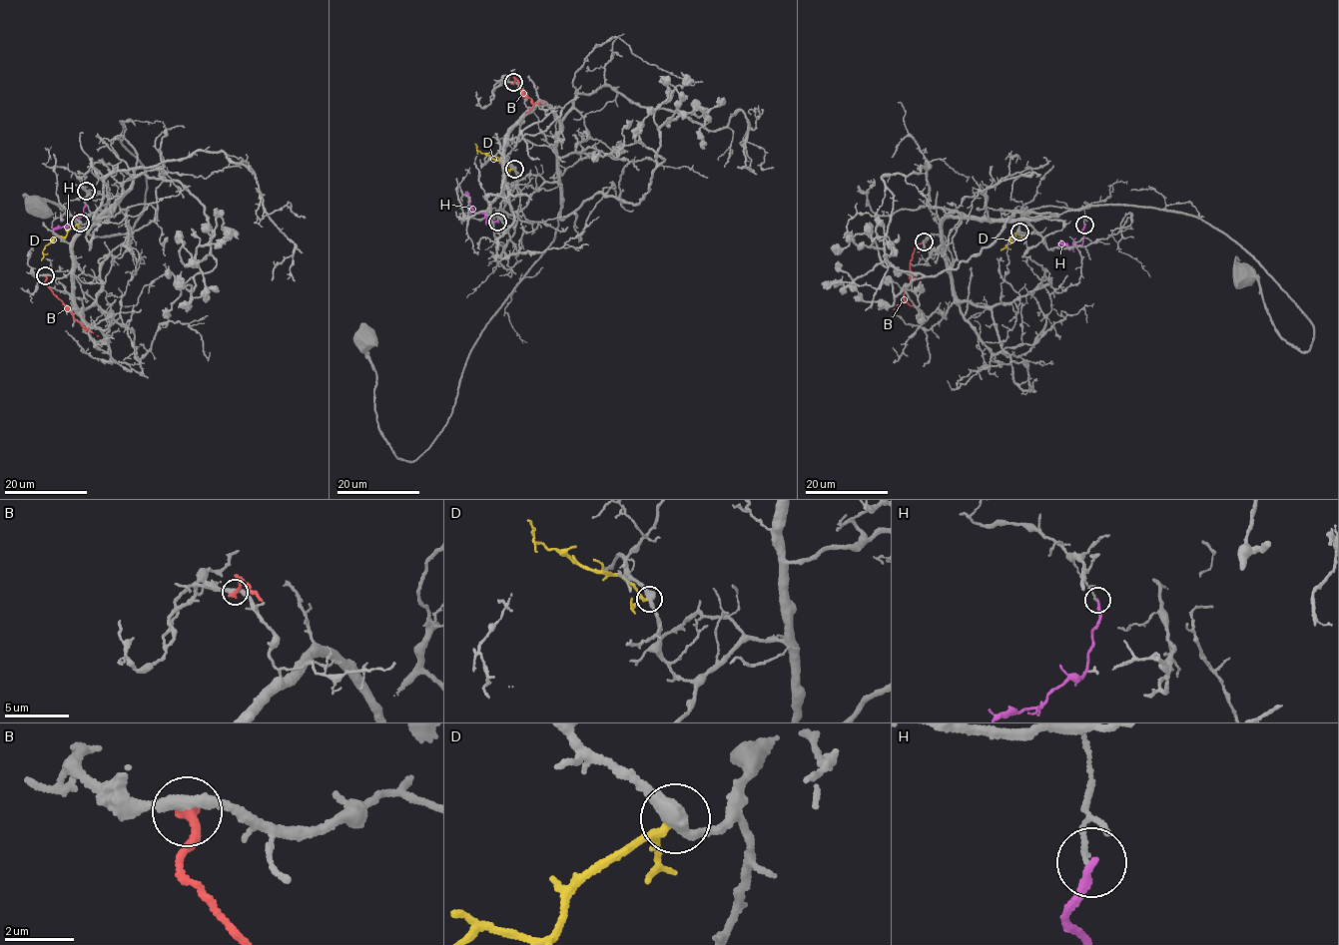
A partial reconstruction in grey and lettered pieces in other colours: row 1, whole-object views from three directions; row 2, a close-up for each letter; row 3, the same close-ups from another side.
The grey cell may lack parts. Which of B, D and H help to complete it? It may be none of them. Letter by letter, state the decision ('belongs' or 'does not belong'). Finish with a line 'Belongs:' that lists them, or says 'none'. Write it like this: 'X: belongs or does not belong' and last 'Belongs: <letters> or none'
B: does not belong
D: does not belong
H: does not belong
Belongs: none

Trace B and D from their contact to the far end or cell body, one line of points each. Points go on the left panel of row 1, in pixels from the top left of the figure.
B: (45, 275), (45, 282), (66, 309), (99, 335)
D: (80, 222), (64, 236), (57, 236), (45, 246), (41, 260)

